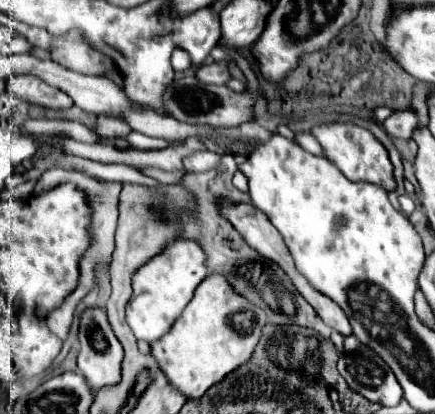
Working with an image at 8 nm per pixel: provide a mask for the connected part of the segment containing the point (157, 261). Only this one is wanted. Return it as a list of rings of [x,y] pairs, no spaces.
[[[177,239],[169,243],[159,255],[141,265],[131,279],[133,295],[125,307],[125,317],[135,337],[149,343],[163,337],[171,329],[173,321],[187,307],[193,291],[207,277],[207,273],[209,271],[205,265],[205,251],[195,239]]]

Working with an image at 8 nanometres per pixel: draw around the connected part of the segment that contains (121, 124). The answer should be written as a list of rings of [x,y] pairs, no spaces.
[[[101,115],[97,117],[95,133],[101,139],[109,137],[127,137],[131,133],[131,127],[125,123],[125,119],[113,119],[113,115]]]

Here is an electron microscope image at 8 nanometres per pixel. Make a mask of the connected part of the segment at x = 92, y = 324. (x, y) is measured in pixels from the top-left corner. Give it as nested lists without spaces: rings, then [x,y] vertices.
[[[87,309],[81,317],[79,327],[79,341],[81,341],[81,353],[77,357],[77,365],[87,379],[91,391],[99,391],[101,387],[111,387],[121,381],[121,361],[123,361],[123,347],[117,341],[117,337],[111,331],[111,325],[107,321],[107,313],[101,309]]]

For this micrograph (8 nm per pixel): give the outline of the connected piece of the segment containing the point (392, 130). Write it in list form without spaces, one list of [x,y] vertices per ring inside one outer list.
[[[407,109],[407,111],[395,111],[385,123],[383,123],[383,129],[395,137],[395,139],[411,139],[413,131],[417,129],[419,121],[417,121],[417,115],[413,109]]]

